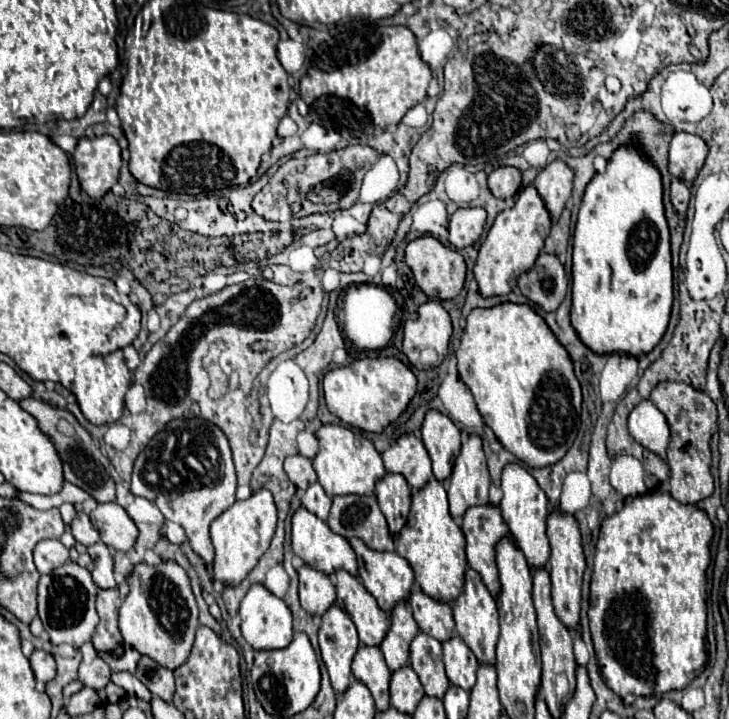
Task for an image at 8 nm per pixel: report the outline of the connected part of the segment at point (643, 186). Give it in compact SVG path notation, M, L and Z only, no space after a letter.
M620 147L612 159L608 161L606 173L604 175L596 175L596 179L592 179L592 183L588 183L580 211L578 211L578 221L576 221L576 229L574 229L572 241L572 306L570 311L570 321L572 327L578 335L578 339L594 353L604 355L604 353L618 353L618 355L632 355L632 357L642 357L646 353L650 353L660 339L666 333L668 321L670 321L670 311L673 304L673 267L670 263L670 233L668 233L668 223L664 217L664 205L662 205L662 179L660 179L660 171L650 163L644 161L638 153L638 149L634 147Z

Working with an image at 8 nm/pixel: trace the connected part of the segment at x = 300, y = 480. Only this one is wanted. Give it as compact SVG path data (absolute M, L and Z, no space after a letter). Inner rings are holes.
M292 455L284 461L284 471L288 473L290 481L298 489L306 489L308 485L316 483L316 471L312 467L312 461L302 455Z

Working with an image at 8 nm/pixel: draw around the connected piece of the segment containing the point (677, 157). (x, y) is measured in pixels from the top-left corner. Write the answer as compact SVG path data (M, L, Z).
M674 133L668 153L668 171L672 177L690 185L702 169L706 155L708 147L704 139L692 133Z

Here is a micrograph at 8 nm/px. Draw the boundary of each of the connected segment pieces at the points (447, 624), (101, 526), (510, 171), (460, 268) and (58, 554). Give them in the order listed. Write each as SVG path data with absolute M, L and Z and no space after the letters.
M414 589L408 605L414 613L414 619L422 633L438 639L440 643L452 639L454 635L454 619L448 603L438 603L424 595L420 589Z
M98 503L96 509L90 511L90 521L100 533L100 539L116 551L128 551L128 547L136 543L138 529L118 503Z
M500 167L488 175L488 187L494 197L510 199L522 187L522 173L516 167Z
M430 235L418 237L406 245L406 263L414 273L416 285L432 299L442 299L442 301L454 299L464 287L464 275L466 275L464 257L458 251L444 247L438 239Z
M44 539L34 547L34 565L42 575L62 567L68 559L68 549L58 539Z

